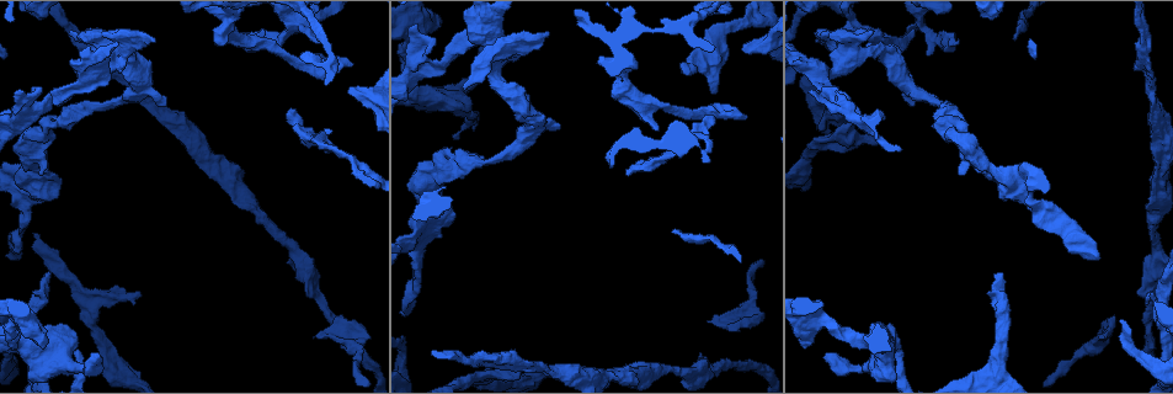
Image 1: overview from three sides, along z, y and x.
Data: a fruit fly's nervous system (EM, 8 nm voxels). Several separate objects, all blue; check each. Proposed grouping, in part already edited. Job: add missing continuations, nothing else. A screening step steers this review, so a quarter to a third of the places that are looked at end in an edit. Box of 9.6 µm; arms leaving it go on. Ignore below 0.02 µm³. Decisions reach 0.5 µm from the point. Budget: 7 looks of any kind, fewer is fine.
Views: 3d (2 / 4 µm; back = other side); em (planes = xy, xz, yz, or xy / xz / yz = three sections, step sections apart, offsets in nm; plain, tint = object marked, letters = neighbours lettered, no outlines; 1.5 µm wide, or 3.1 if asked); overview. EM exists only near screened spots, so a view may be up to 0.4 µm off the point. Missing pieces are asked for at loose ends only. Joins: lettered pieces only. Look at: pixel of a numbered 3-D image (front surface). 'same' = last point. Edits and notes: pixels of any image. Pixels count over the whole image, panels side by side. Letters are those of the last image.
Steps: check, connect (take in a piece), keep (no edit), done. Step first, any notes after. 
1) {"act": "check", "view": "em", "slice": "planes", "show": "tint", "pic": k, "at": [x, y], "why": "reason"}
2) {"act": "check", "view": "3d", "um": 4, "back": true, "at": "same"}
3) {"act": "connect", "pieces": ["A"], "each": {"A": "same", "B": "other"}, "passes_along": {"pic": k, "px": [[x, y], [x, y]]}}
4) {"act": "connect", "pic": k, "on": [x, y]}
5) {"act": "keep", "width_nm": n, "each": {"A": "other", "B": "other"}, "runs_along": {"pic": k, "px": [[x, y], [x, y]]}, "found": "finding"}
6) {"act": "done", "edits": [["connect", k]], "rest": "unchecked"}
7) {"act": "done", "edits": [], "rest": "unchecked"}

{"act": "check", "view": "em", "slice": "xy", "step": 8, "show": "letters", "pic": 1, "at": [1146, 294], "why": "free end"}

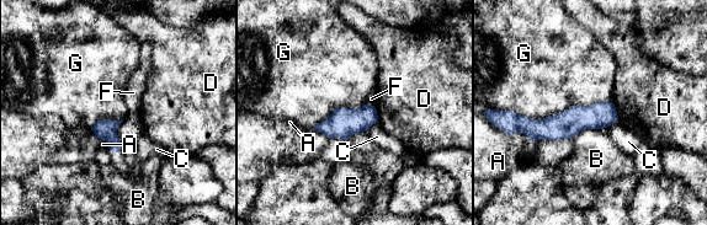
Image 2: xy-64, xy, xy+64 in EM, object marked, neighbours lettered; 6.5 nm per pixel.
{"act": "check", "view": "em", "slice": "planes", "show": "letters", "at": "same", "why": "cut it another way"}

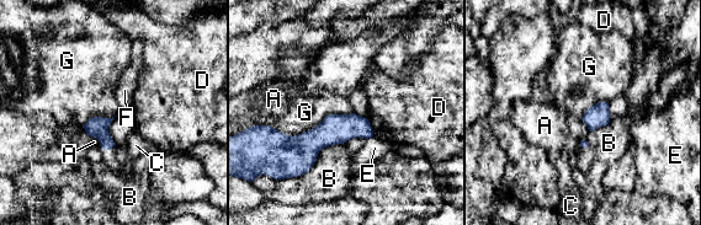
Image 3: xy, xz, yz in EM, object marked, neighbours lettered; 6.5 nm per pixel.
{"act": "keep", "each": {"A": "other", "B": "other", "C": "other", "D": "other", "E": "other", "F": "other", "G": "other"}, "border": {"pic": 3, "px": [[352, 112], [293, 135], [261, 126]]}, "found": "no lettered piece goes on from it"}

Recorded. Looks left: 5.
{"act": "check", "view": "em", "slice": "planes", "show": "plain", "pic": 1, "at": [49, 272], "why": "long arm stops here"}

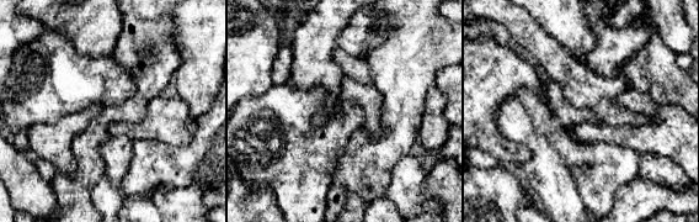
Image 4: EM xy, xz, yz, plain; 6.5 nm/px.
{"act": "check", "view": "em", "slice": "planes", "show": "tint", "at": "same", "why": "where the object lies"}

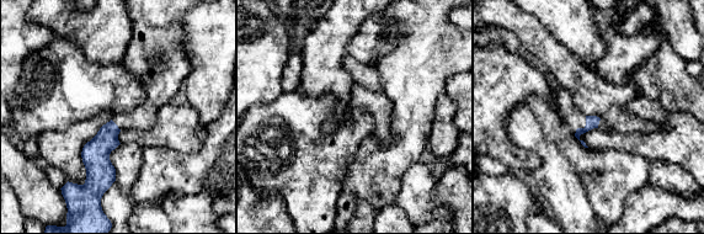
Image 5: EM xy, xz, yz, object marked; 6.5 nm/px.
{"act": "check", "view": "em", "slice": "planes", "show": "letters", "at": "same", "why": "see the neighbours"}

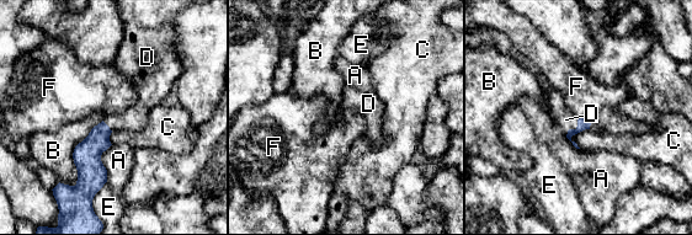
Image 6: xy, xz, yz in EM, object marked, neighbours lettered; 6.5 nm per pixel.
{"act": "connect", "pieces": ["D"], "each": {"A": "other", "B": "other", "C": "other", "D": "same", "E": "other", "F": "other"}, "passes_along": {"pic": 6, "px": [[584, 123], [574, 129], [565, 119]]}, "found": "it goes on there"}

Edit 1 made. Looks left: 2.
{"act": "done", "edits": [["connect", 6]], "rest": "unchecked"}

